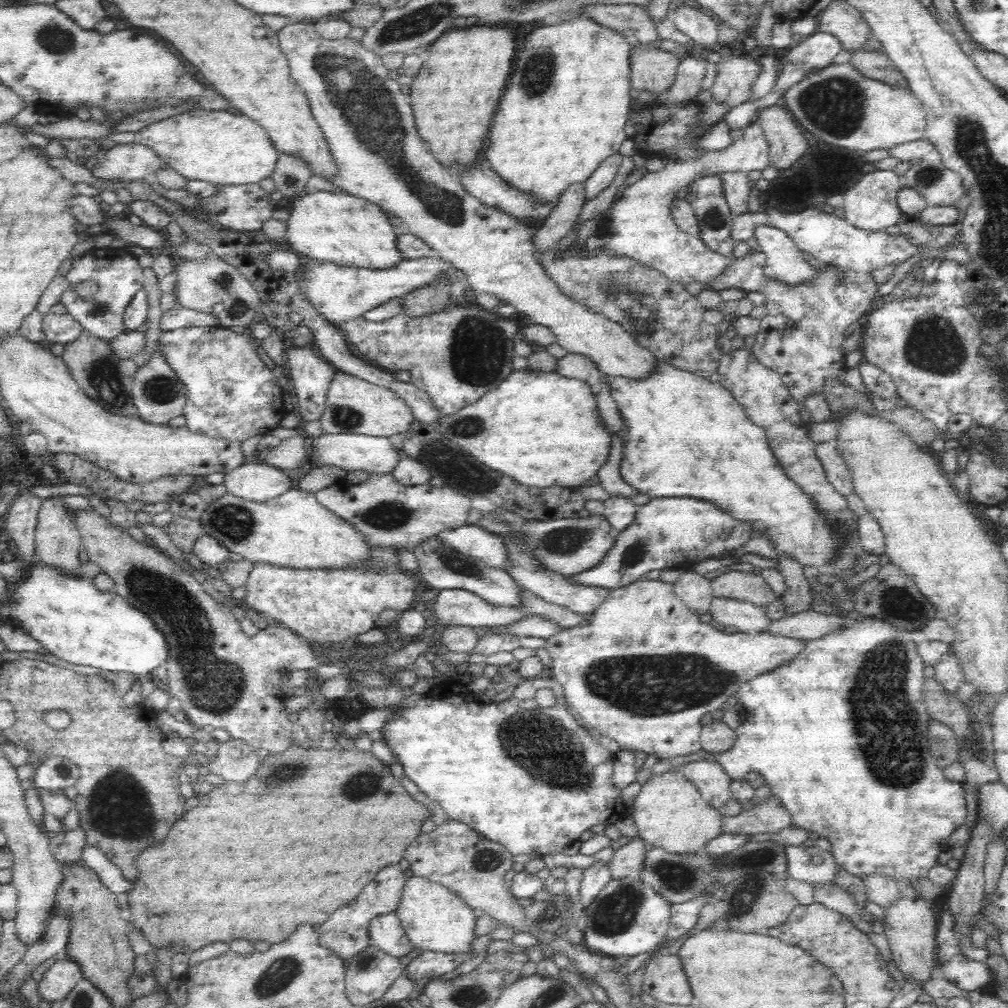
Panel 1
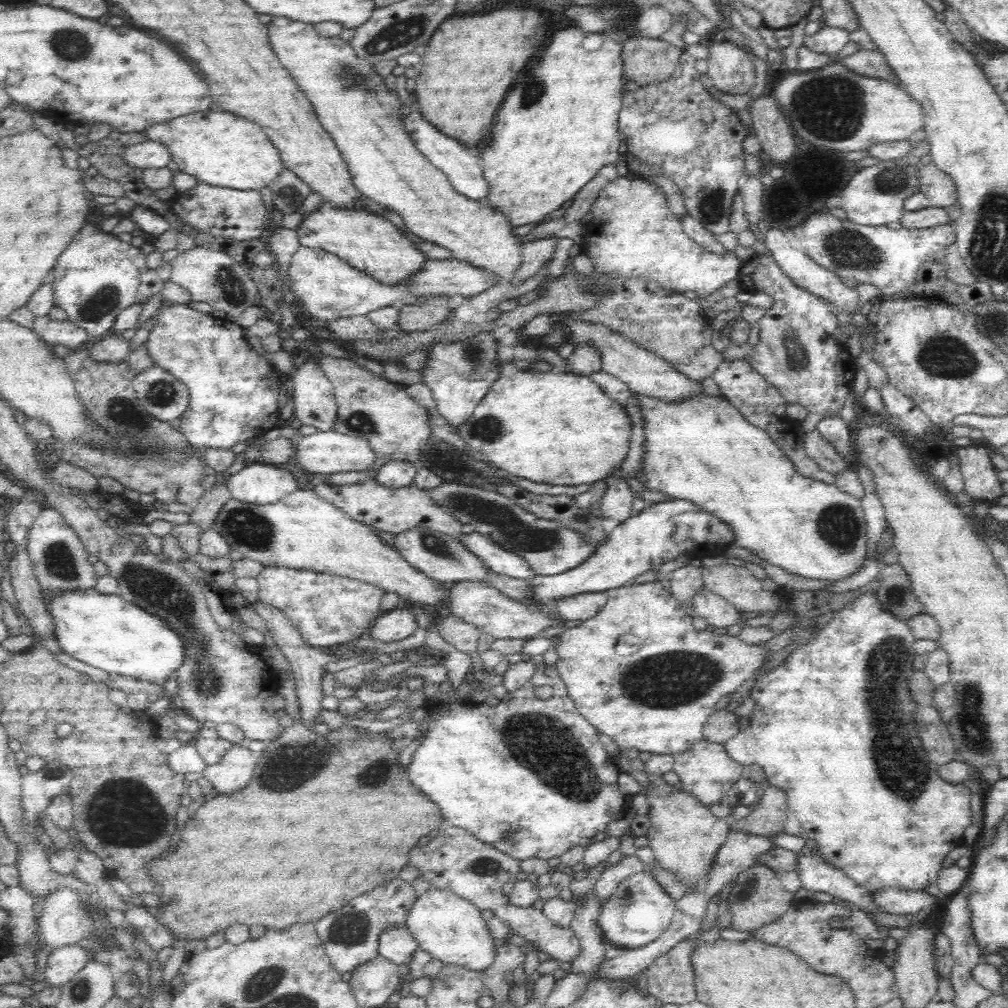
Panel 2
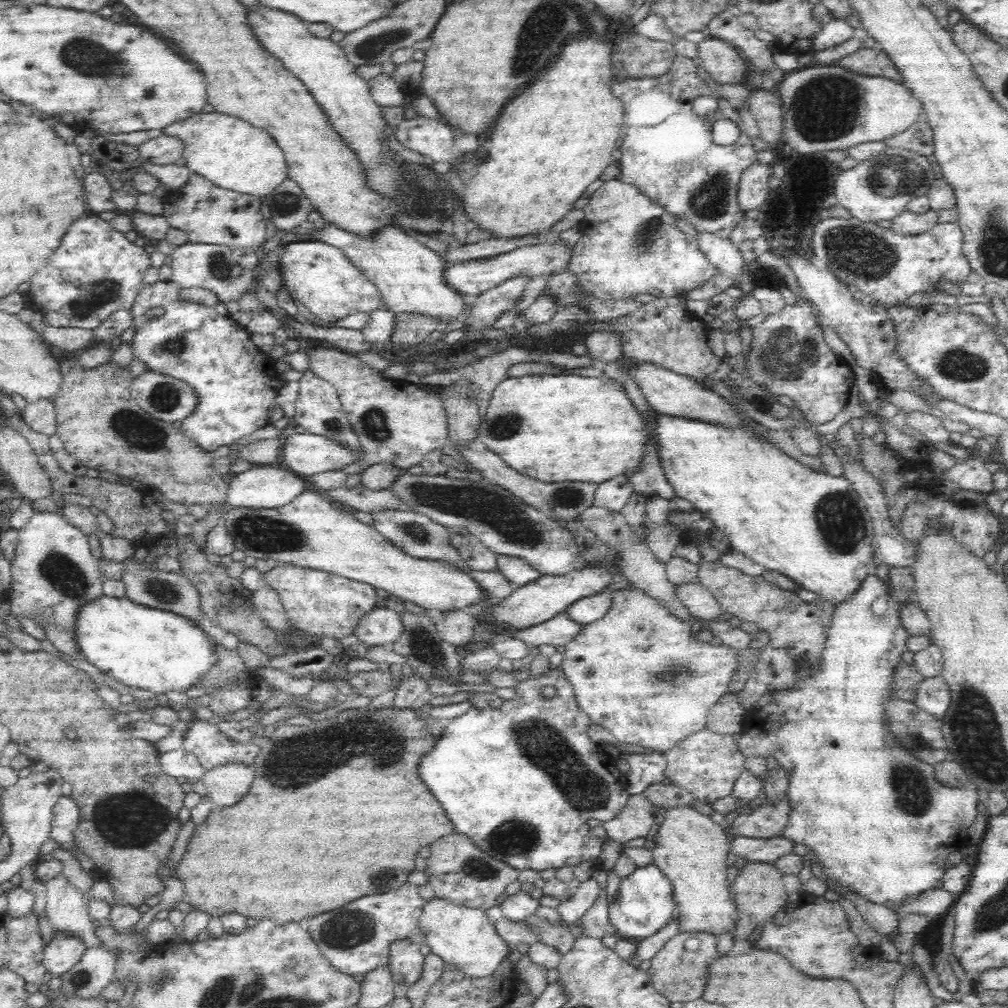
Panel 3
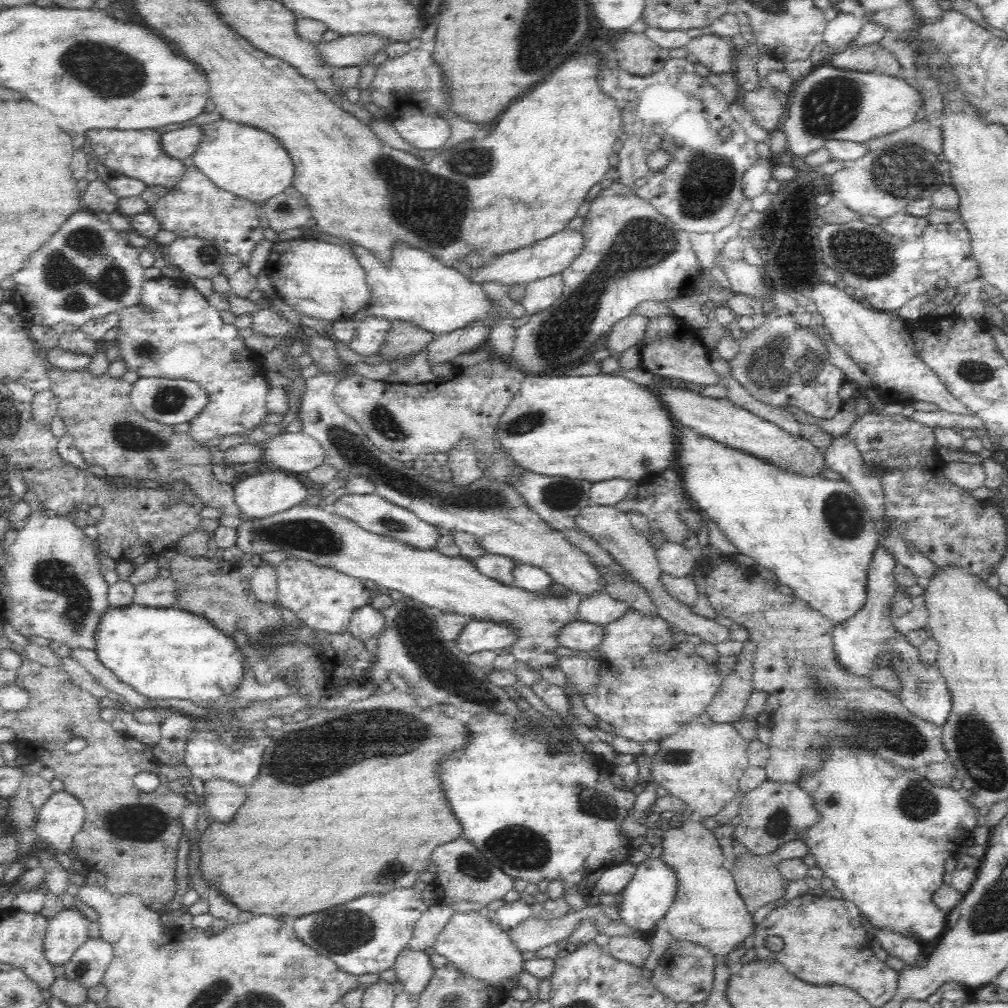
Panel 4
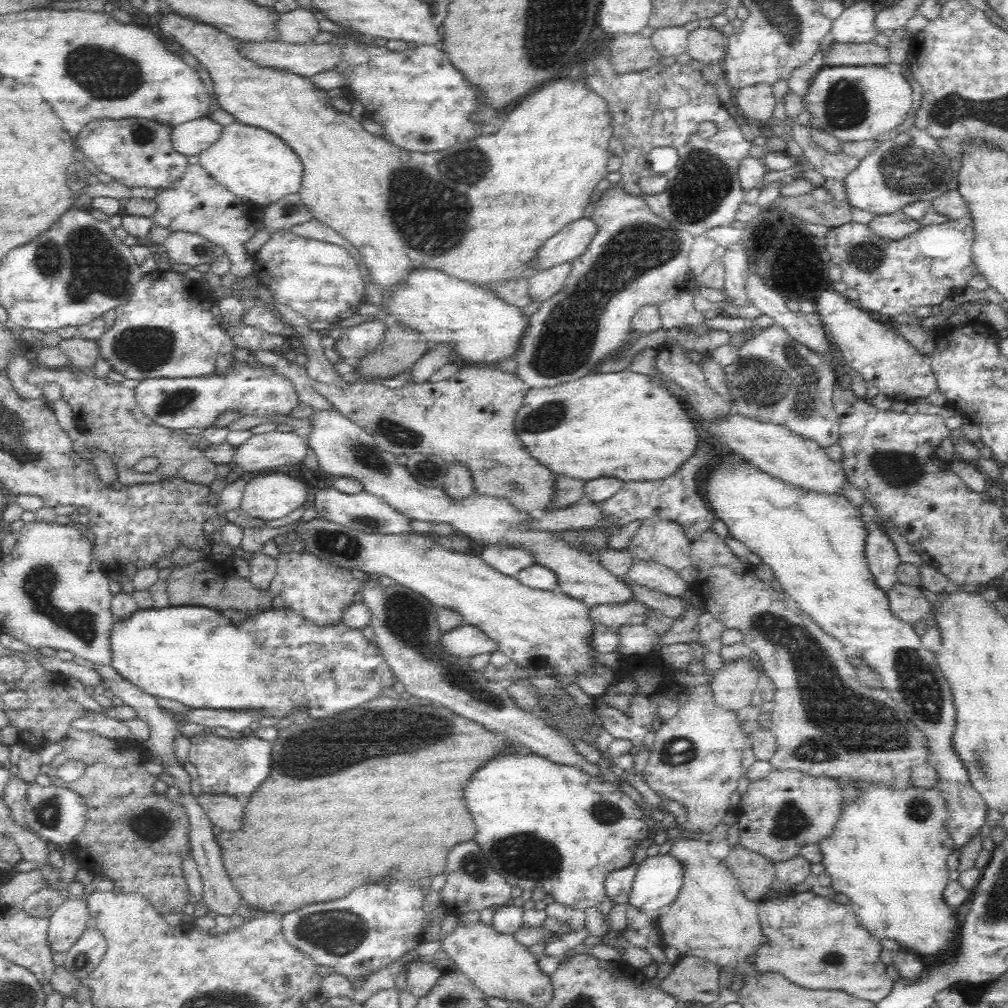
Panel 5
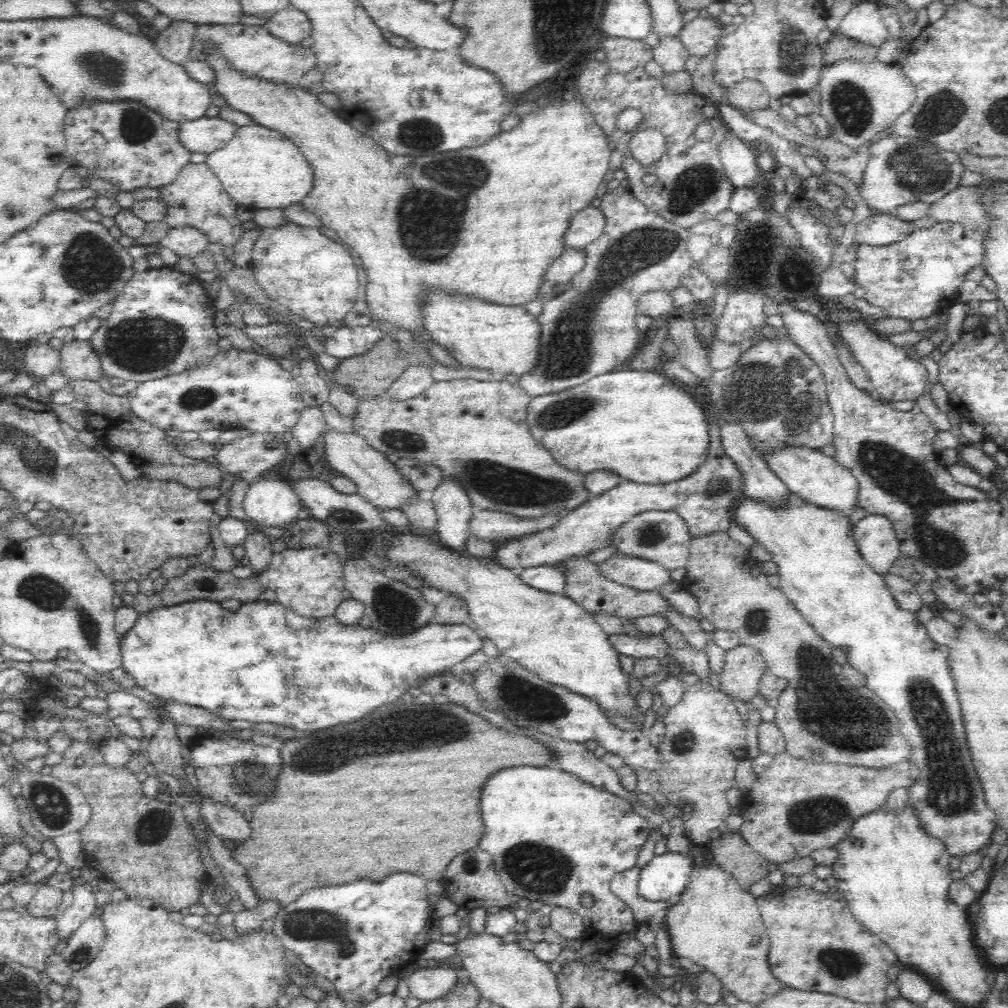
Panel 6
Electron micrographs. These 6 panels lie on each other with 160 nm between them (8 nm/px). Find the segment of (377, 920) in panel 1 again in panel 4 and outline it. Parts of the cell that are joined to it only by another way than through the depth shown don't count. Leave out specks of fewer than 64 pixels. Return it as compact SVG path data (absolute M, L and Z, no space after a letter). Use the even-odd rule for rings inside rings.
M406 947L393 966L397 980L403 984L404 991L420 995L432 978L434 967L430 957L424 951L414 951Z

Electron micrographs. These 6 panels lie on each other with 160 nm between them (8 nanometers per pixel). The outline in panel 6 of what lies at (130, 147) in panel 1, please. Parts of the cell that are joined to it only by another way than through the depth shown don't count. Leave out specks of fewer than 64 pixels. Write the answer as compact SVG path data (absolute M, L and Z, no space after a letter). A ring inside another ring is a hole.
M202 117L181 123L179 128L180 142L190 152L202 152L209 155L222 148L240 128L233 122L218 117Z

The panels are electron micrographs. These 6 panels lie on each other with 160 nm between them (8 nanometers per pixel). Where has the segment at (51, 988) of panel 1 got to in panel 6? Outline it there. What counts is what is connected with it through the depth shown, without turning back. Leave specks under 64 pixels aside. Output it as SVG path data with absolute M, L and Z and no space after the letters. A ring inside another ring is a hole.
M87 883L72 885L63 891L61 905L55 914L59 937L68 940L70 934L90 916L94 916L97 905L95 888Z

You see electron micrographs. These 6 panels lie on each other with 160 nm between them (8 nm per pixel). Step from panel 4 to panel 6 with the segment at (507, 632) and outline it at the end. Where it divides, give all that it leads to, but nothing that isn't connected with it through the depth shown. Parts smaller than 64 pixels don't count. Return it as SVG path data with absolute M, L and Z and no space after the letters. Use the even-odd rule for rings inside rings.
M196 599L190 602L177 604L171 607L158 607L157 610L148 611L141 614L136 624L122 637L120 641L121 657L124 670L128 674L128 681L133 682L148 690L150 694L156 696L158 703L172 701L180 704L188 704L198 708L203 708L216 718L224 718L226 721L242 720L251 723L270 723L288 727L296 730L298 735L302 732L308 736L312 732L324 730L324 728L334 728L340 724L356 722L362 720L364 716L372 714L384 704L398 703L398 700L406 700L409 695L408 690L418 688L422 681L452 671L452 668L462 662L468 656L481 649L482 635L480 632L472 631L467 625L460 624L428 624L404 632L404 634L385 634L372 627L362 627L359 624L343 625L336 621L334 615L324 616L320 619L309 619L296 614L293 610L278 604L276 601L267 600L244 602L236 611L224 609L219 602L212 602L208 599Z

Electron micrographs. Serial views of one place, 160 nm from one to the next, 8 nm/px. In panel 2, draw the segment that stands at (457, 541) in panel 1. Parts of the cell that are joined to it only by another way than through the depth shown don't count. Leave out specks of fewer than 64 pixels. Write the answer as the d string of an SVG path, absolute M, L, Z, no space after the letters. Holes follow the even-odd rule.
M474 531L463 534L460 538L465 542L467 549L490 570L520 580L531 579L534 576L530 565L521 556L508 552L508 549L500 547L490 537Z

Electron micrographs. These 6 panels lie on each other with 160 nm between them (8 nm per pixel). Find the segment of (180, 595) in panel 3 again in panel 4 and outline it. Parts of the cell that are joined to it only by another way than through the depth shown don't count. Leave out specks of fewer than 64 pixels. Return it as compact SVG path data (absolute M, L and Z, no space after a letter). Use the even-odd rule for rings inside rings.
M168 575L135 585L133 604L148 608L170 608L176 604L176 583Z

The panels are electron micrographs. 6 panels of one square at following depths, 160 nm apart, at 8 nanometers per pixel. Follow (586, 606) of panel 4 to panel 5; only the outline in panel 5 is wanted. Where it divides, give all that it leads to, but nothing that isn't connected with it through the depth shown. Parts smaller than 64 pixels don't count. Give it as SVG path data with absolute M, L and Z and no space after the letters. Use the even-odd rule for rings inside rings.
M638 601L621 605L595 606L589 613L592 622L611 628L622 625L644 625L647 619L647 608Z

